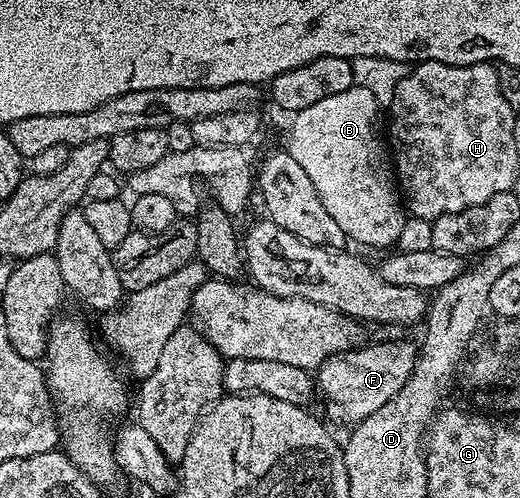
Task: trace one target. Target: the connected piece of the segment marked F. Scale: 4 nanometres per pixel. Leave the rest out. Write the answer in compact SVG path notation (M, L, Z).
M408 341L366 345L346 353L335 353L320 364L318 391L322 397L324 395L324 409L328 412L329 422L341 421L345 427L351 427L366 419L366 415L374 415L378 407L390 403L390 399L394 399L394 395L406 387L414 371L418 354L416 345L412 346Z

